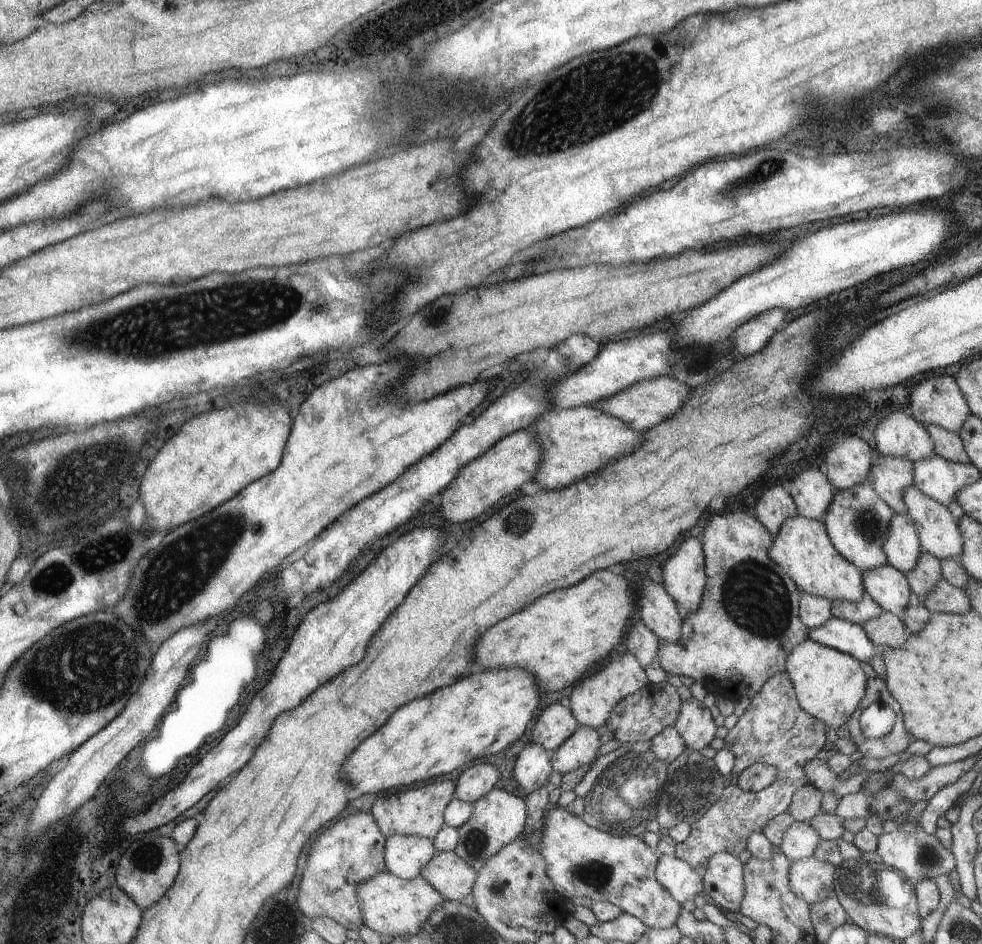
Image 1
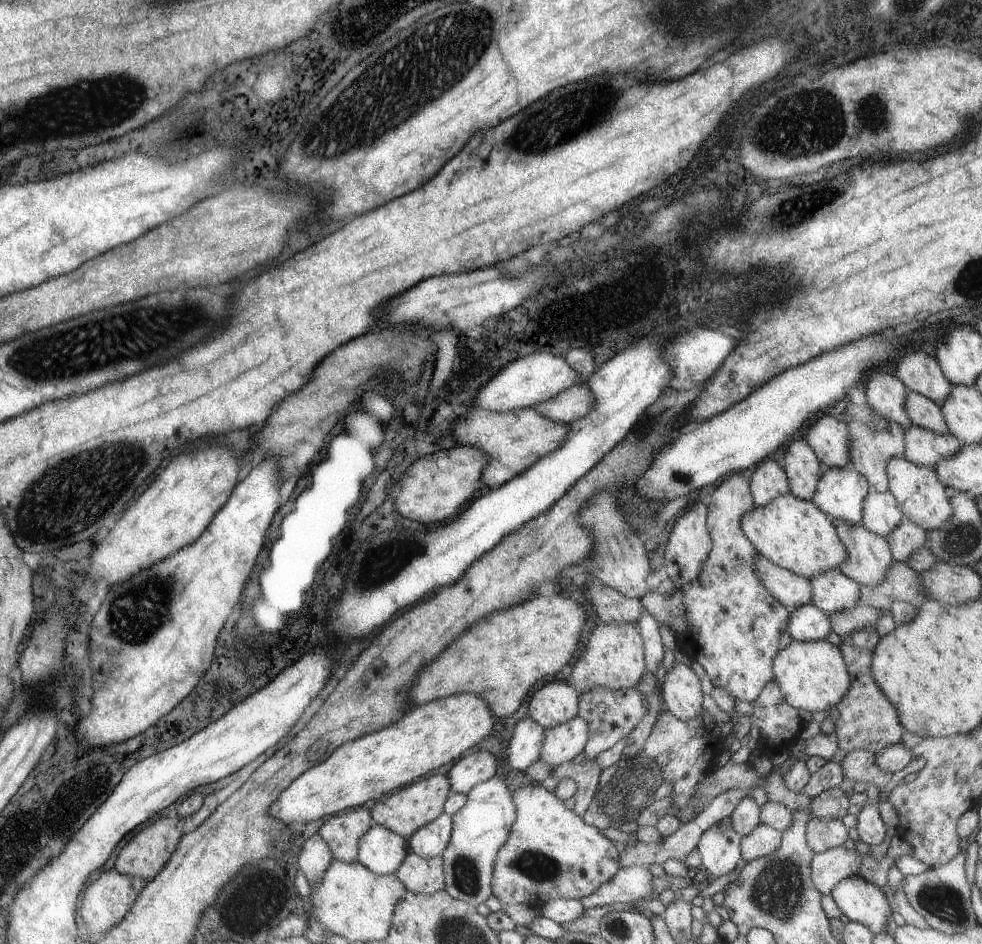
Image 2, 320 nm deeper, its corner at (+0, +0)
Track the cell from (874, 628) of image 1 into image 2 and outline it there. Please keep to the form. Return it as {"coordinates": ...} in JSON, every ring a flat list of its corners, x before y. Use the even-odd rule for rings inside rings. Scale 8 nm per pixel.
{"coordinates":[[853,605,845,610,835,611,827,615,831,631,842,637,844,634,856,631,857,629,873,625,877,616,885,608,873,608,867,605]]}

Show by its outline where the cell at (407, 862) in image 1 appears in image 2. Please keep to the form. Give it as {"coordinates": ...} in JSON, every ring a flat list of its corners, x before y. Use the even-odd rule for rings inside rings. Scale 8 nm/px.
{"coordinates":[[373,825,358,840,357,861,378,875,391,874,409,852,406,838,381,825]]}

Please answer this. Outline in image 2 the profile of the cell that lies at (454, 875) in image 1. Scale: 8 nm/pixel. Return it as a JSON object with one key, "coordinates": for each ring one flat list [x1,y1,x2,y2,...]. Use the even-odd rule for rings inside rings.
{"coordinates":[[409,850,392,873,411,893,433,895,443,890,446,884,440,855,424,859]]}

